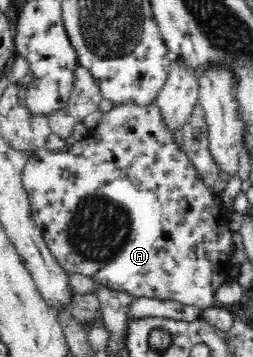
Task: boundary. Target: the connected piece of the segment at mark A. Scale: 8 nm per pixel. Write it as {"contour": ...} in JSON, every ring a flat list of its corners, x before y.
{"contour":[[156,100,144,105,139,105,139,103,114,105,109,112,102,114,96,127,79,142,76,149,50,151,47,147,39,148,25,163,22,185,27,191,30,209,37,227,41,229,43,240,67,273,83,273,94,279,95,283,105,284,111,290,128,292,133,297,171,299,202,310,217,304,215,290,223,284,228,284,229,280,233,280,236,276,236,274,231,274,231,264,225,264,231,260,229,256,233,250,233,240,231,240,233,233,225,230,225,244,219,242,223,240,223,220,219,220,223,203,215,196,213,189,201,179,193,161,189,159,189,155,179,143,177,134,167,127]]}

